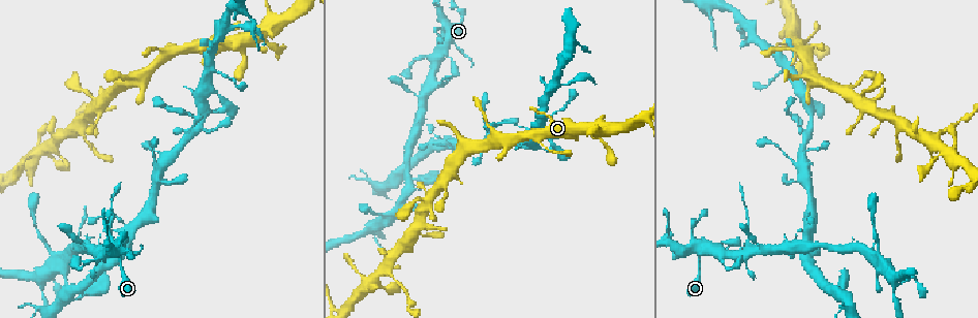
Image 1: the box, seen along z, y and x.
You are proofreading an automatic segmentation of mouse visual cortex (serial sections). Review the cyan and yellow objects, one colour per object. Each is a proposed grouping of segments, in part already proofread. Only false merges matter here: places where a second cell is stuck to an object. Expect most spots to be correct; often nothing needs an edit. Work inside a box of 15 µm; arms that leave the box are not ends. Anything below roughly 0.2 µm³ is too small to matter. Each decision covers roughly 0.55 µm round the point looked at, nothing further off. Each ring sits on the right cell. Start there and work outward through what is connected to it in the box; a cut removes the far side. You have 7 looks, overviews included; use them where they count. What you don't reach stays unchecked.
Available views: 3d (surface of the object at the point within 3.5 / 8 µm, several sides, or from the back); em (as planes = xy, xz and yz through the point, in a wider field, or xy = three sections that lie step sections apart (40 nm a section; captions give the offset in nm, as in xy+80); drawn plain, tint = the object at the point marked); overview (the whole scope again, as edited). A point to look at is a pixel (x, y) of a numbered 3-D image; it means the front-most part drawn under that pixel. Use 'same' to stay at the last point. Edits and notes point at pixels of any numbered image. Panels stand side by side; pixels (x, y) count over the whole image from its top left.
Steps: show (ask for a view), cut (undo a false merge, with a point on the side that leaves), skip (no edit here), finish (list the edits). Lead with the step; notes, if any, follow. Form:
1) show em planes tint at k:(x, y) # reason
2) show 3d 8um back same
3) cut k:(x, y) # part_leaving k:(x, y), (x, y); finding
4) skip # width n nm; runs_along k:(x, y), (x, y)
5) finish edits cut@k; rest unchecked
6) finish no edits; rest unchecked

show 3d 8um at 1:(860, 105) # sharp bend

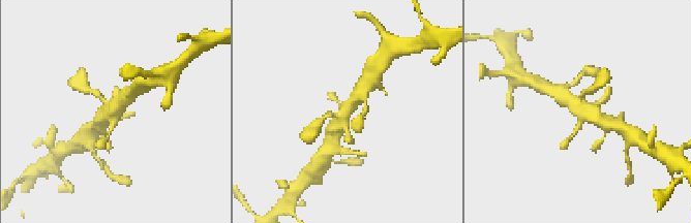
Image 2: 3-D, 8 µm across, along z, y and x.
show 3d 3.5um at 2:(346, 109) # zoom in

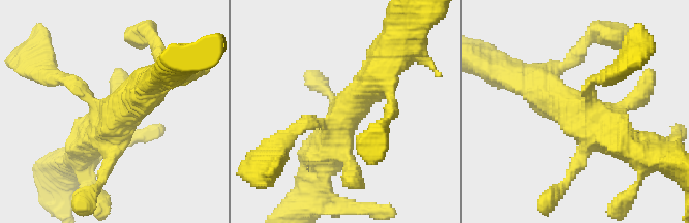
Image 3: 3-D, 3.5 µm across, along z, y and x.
show em xy step 3 tint at 3:(579, 121)

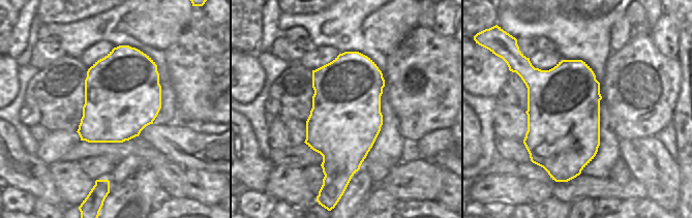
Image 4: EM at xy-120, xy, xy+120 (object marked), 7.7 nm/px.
skip # continuous, no second cell

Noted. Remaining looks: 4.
show 3d 3.5um at 1:(269, 19) # two arms in line, one across

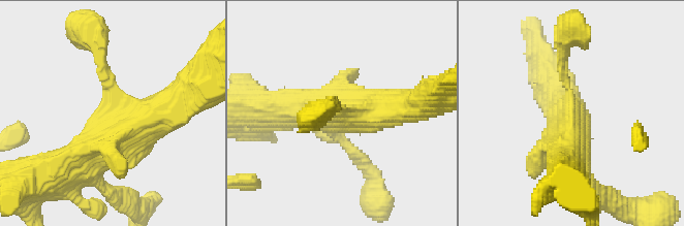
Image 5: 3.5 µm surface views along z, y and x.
show em xy step 3 tint at 5:(575, 111) # now the EM

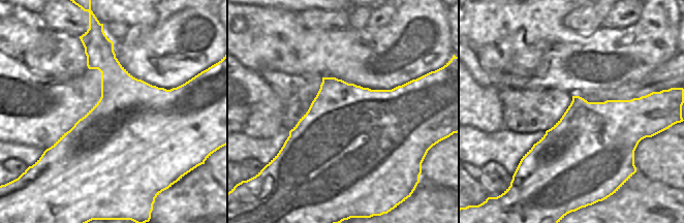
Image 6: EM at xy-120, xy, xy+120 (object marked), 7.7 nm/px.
show em xy step 2 tint same

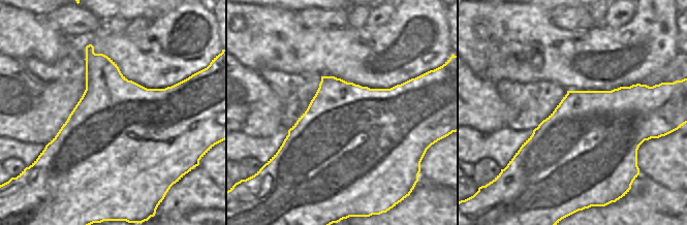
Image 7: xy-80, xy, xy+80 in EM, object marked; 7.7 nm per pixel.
skip # runs_along 5:(69, 164), (187, 98); one cell here

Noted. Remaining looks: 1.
finish no edits; rest unchecked

